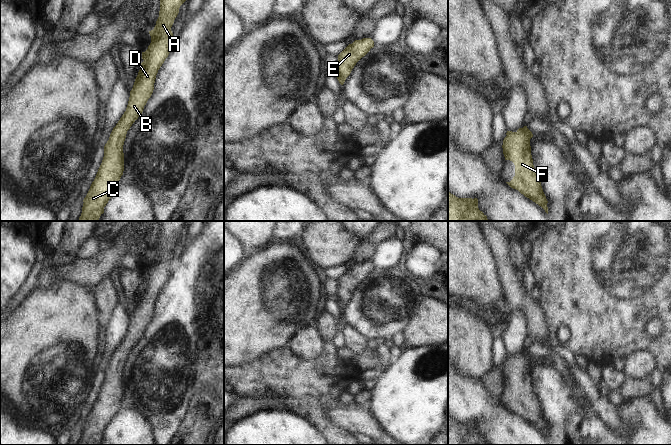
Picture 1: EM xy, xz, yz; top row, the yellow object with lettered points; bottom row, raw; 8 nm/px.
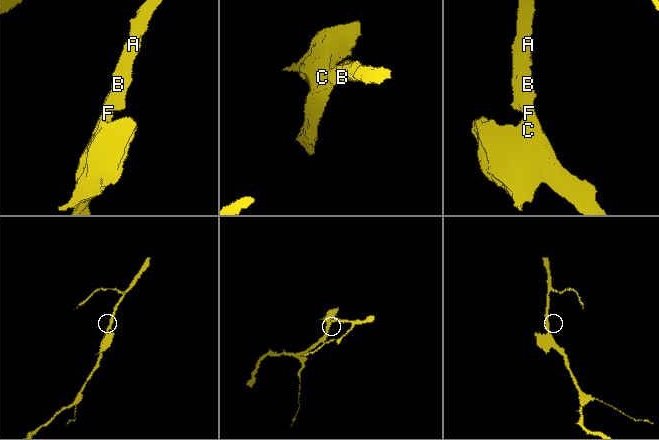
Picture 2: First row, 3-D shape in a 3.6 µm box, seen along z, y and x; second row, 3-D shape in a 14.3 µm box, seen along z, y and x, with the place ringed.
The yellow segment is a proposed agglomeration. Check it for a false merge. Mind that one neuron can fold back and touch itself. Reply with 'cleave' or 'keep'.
keep

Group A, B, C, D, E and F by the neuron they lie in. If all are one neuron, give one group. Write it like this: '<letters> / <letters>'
A B C D E F

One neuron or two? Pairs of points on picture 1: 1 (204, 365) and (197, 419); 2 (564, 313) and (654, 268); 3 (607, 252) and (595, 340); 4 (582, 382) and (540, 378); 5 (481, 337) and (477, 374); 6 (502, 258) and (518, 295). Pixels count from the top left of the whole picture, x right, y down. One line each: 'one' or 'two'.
1: one
2: one
3: one
4: two
5: one
6: one

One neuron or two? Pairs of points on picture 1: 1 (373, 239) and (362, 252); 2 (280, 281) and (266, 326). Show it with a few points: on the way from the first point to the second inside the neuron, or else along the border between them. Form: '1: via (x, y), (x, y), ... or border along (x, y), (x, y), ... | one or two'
1: via (370, 242), (365, 249) | one
2: via (275, 292), (266, 301), (266, 315) | one

